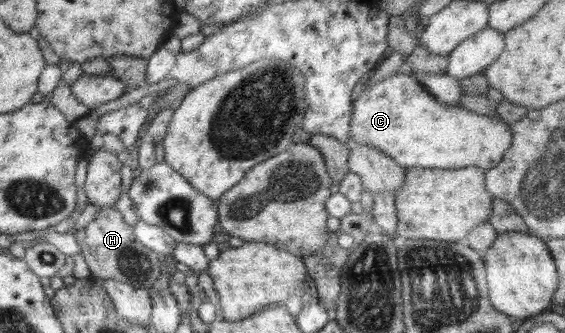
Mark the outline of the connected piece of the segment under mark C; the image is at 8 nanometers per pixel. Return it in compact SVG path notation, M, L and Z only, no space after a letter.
M405 69L399 70L383 81L379 81L361 92L353 103L349 138L351 143L365 143L372 146L405 169L433 168L459 169L480 167L485 172L493 169L503 159L512 143L512 134L507 122L497 116L481 116L460 106L449 106L431 95L421 82Z

